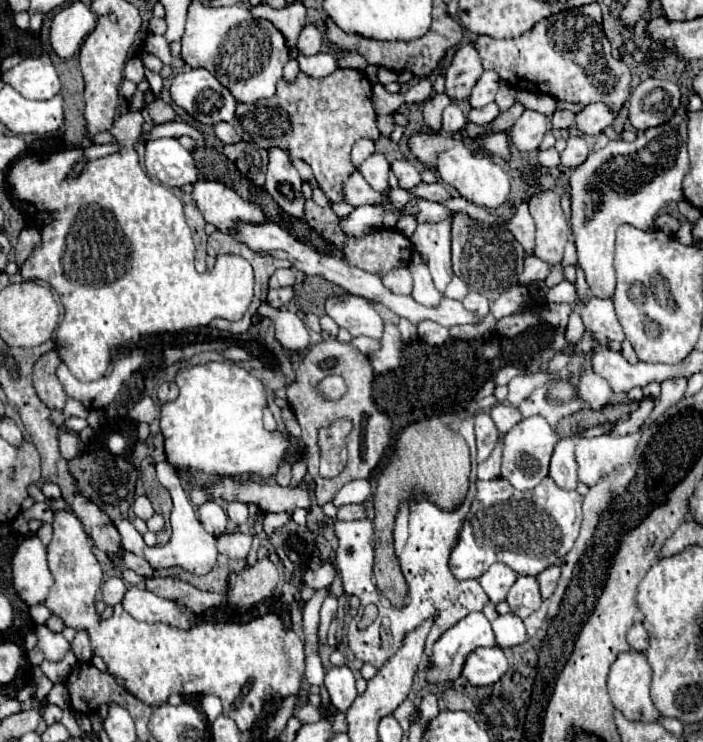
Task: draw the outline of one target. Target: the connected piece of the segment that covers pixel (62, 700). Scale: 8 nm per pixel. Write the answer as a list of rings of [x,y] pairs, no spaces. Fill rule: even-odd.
[[[54,684],[54,688],[48,694],[50,704],[58,704],[60,708],[68,708],[68,690],[64,684]]]

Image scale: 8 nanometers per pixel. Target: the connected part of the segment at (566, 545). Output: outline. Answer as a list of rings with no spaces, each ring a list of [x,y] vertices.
[[[546,476],[536,488],[520,492],[504,478],[476,482],[476,496],[450,552],[450,572],[458,580],[480,578],[490,564],[502,562],[520,576],[538,576],[564,560],[570,552],[582,522],[582,496],[576,490],[556,486]]]

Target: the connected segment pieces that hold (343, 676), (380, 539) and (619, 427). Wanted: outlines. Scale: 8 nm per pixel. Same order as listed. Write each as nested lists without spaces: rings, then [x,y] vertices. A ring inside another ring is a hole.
[[[348,666],[328,668],[326,688],[328,688],[332,704],[342,712],[346,712],[350,708],[350,704],[354,702],[354,698],[358,696],[356,686],[354,686],[354,676],[352,676],[352,670]]]
[[[430,418],[426,422],[410,424],[396,438],[390,462],[378,474],[376,488],[372,494],[374,534],[376,534],[376,546],[374,546],[376,586],[380,594],[390,600],[392,606],[402,606],[402,600],[406,596],[406,580],[402,576],[392,546],[392,526],[400,500],[420,490],[434,504],[440,504],[440,508],[456,508],[456,504],[464,500],[464,494],[468,490],[468,476],[470,476],[470,448],[466,440],[448,424],[444,424],[440,418]]]
[[[644,398],[640,402],[640,408],[636,412],[632,412],[626,420],[618,420],[612,424],[610,428],[610,436],[628,436],[628,434],[634,434],[640,430],[640,426],[646,422],[646,418],[650,416],[652,408],[656,404],[656,398]]]

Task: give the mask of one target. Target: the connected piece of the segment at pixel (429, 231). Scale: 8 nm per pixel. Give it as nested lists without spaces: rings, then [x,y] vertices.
[[[446,216],[444,220],[430,224],[424,222],[416,228],[414,236],[410,238],[414,244],[414,250],[420,252],[430,266],[434,284],[440,292],[448,286],[452,280],[452,262],[450,262],[450,242],[452,242],[452,216]]]

